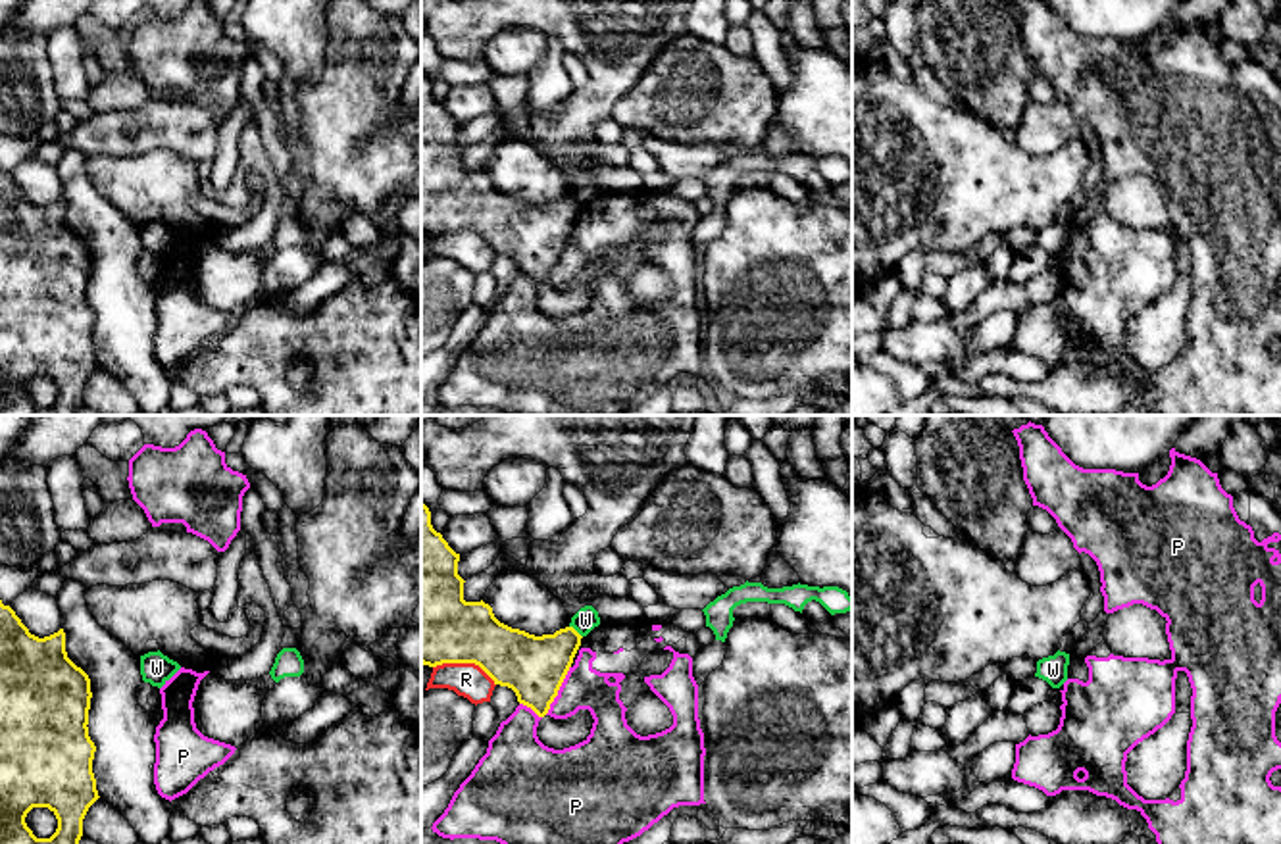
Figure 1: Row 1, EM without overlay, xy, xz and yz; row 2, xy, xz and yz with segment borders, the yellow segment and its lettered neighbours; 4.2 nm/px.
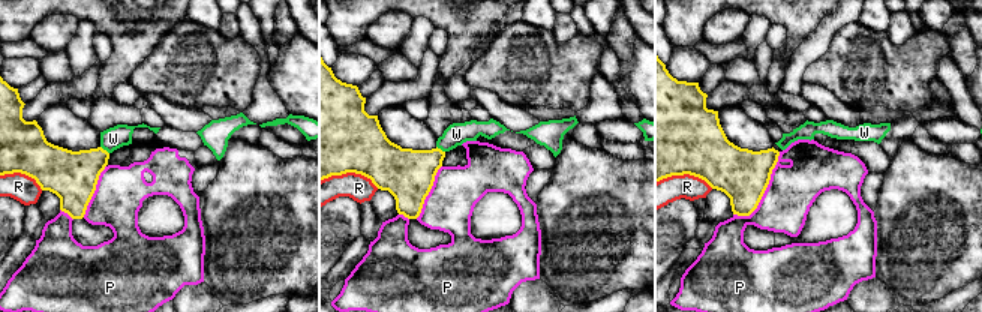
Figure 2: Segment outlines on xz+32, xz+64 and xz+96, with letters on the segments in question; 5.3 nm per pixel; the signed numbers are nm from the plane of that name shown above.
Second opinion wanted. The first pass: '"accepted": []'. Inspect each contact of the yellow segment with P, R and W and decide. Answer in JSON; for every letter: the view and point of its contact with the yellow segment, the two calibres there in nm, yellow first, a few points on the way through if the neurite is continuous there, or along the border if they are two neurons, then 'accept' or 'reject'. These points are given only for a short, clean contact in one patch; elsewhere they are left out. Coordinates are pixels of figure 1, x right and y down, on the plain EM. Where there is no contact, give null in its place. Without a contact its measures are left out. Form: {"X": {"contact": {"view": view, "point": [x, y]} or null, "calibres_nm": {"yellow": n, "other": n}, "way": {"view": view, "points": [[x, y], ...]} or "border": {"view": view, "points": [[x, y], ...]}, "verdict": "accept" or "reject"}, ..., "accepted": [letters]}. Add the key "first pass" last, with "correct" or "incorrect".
{"P": {"contact": {"view": "xz", "point": [558, 258]}, "calibres_nm": {"yellow": 260, "other": 180}, "verdict": "reject"}, "R": {"contact": {"view": "xz", "point": [466, 231]}, "calibres_nm": {"yellow": 360, "other": 140}, "verdict": "reject"}, "W": {"contact": {"view": "xz", "point": [576, 200]}, "calibres_nm": {"yellow": 260, "other": 100}, "border": {"view": "xz", "points": [[570, 195], [581, 206]]}, "verdict": "reject"}, "accepted": [], "first pass": "correct"}

